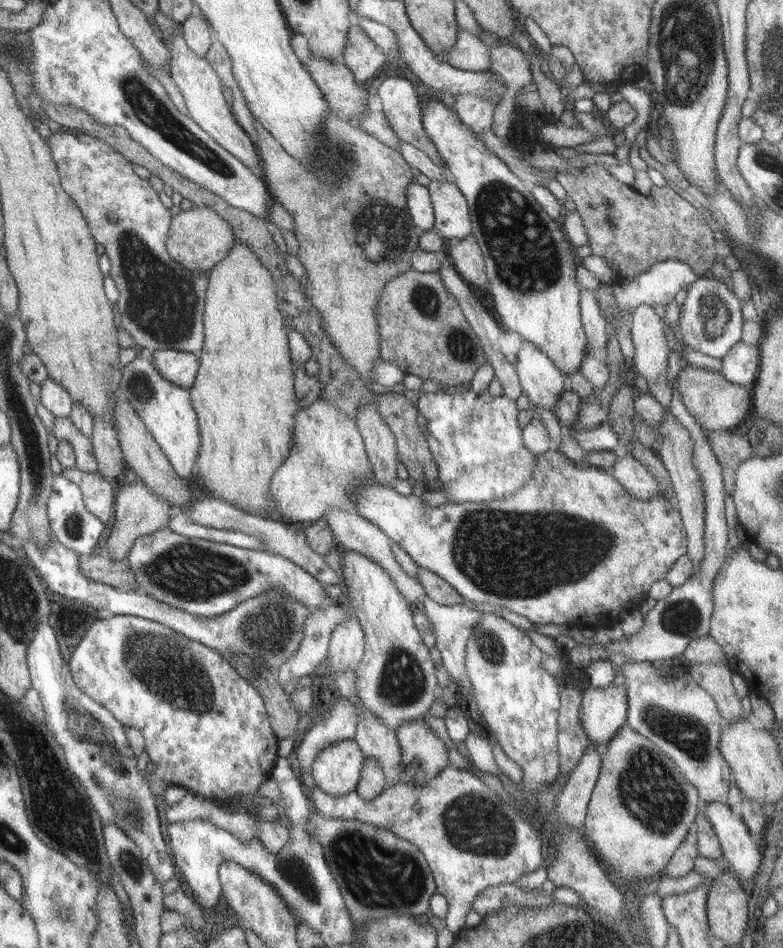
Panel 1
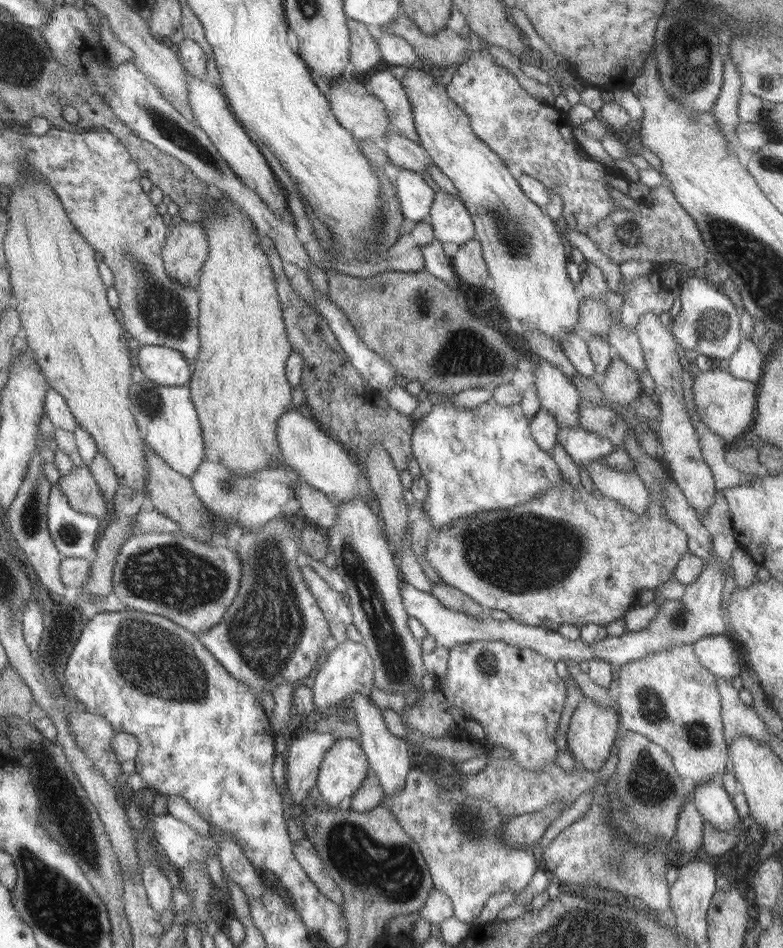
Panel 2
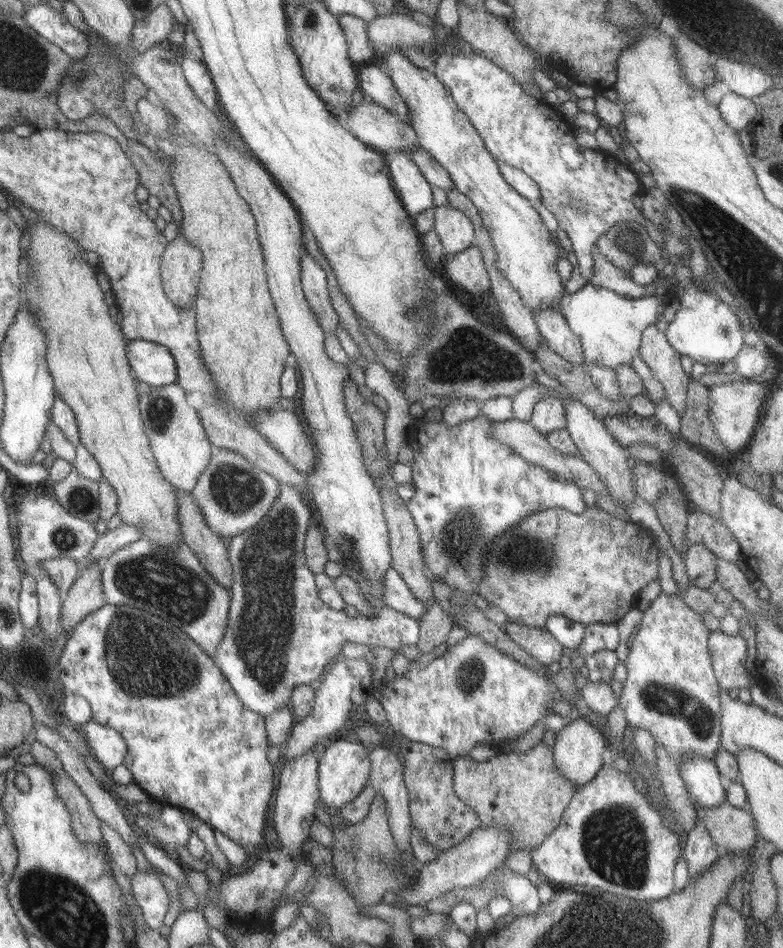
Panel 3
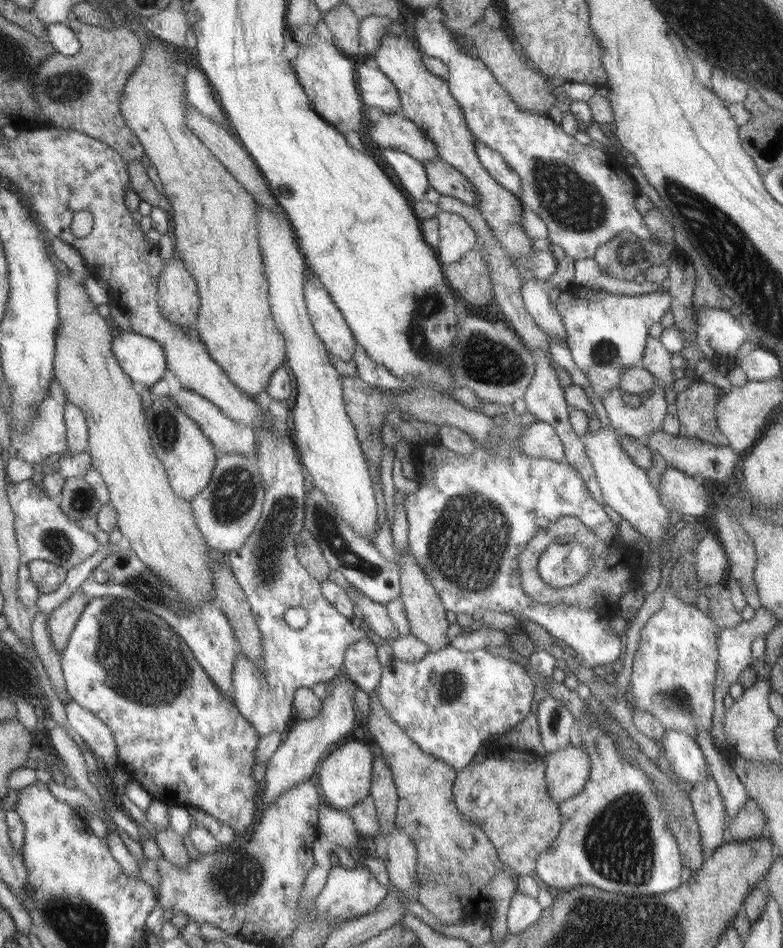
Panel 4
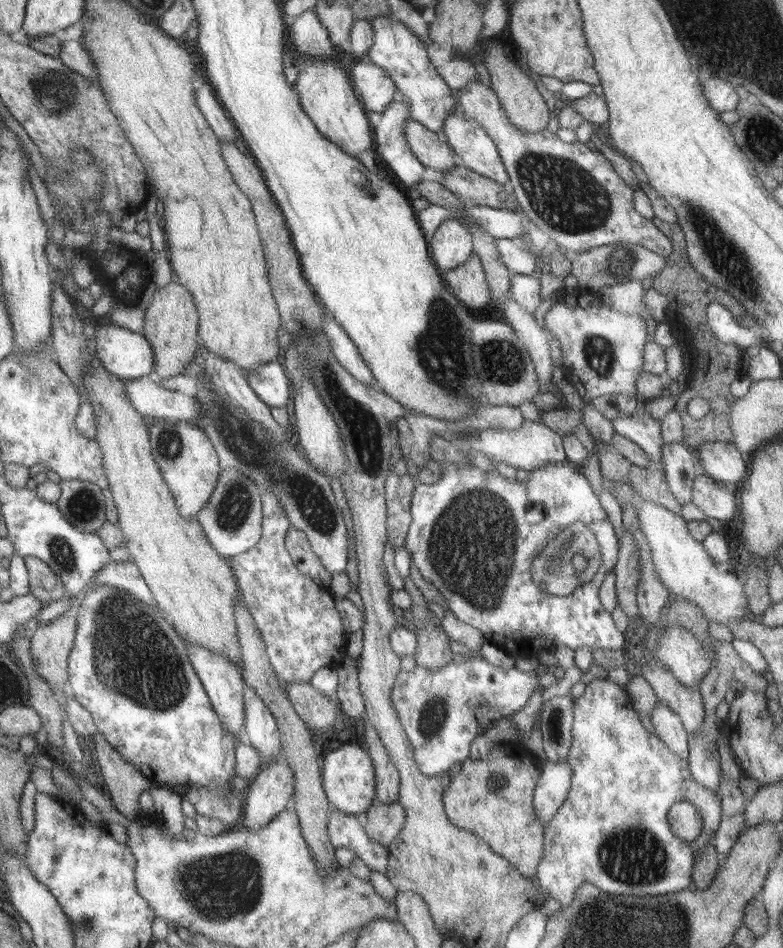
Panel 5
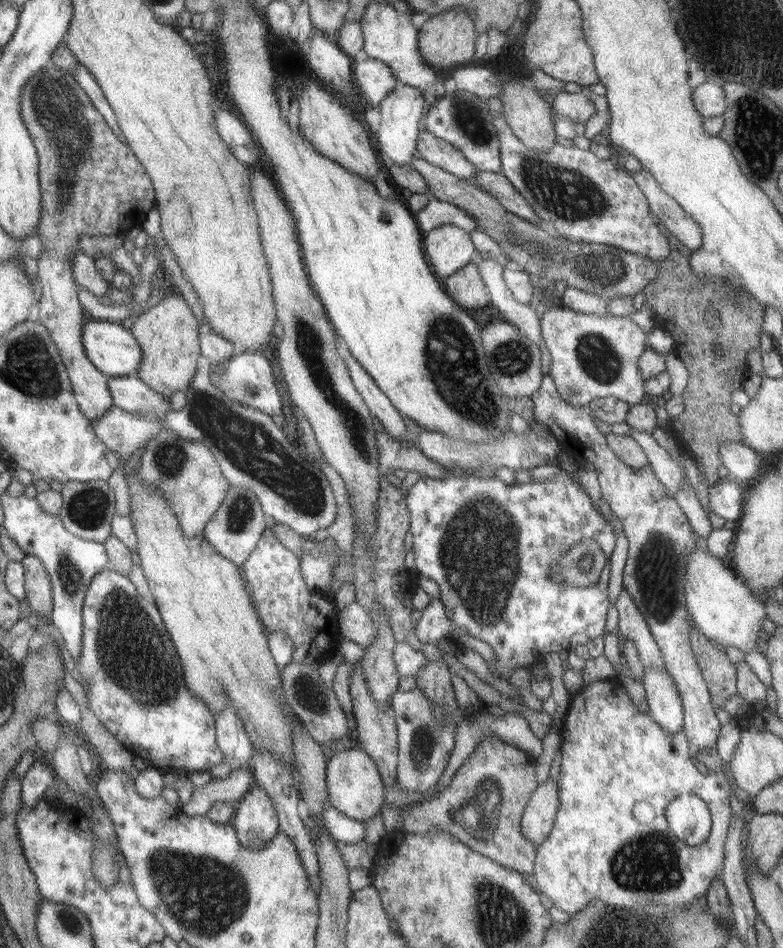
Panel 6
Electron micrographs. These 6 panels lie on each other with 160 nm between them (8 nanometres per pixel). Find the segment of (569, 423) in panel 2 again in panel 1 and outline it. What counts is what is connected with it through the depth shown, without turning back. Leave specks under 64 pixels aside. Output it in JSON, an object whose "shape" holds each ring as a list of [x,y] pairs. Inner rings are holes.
{"shape":[[[523,341],[518,352],[516,370],[523,394],[539,408],[555,410],[565,391],[566,375],[542,351],[532,343]]]}

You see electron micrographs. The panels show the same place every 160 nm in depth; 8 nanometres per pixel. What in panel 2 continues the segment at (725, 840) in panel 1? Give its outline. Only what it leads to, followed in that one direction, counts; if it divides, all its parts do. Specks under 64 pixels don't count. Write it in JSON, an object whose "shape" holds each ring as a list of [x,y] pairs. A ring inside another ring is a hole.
{"shape":[[[709,780],[696,784],[693,801],[706,824],[712,824],[722,832],[741,830],[742,819],[738,815],[732,796],[724,788],[723,783]]]}

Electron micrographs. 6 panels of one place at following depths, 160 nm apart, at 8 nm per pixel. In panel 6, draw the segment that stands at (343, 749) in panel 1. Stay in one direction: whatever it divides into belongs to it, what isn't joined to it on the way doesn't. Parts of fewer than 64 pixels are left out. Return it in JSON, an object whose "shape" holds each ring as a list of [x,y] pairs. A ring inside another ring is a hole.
{"shape":[[[353,749],[341,752],[337,750],[334,753],[334,756],[328,760],[325,770],[330,804],[338,812],[365,824],[380,812],[380,808],[386,802],[383,777],[379,768],[376,768],[375,760],[372,760],[372,757],[362,750]]]}

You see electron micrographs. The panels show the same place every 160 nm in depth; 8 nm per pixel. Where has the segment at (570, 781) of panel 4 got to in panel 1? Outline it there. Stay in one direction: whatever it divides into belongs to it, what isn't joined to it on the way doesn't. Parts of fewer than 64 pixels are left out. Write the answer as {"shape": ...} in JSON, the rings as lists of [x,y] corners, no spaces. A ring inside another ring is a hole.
{"shape":[[[623,686],[586,689],[580,706],[580,725],[592,747],[603,749],[626,724],[628,697]]]}

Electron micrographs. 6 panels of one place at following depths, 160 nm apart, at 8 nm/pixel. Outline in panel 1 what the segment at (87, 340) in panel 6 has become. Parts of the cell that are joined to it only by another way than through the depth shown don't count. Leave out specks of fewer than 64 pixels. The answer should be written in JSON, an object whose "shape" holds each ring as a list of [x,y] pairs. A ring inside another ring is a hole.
{"shape":[[[156,350],[149,352],[156,370],[172,384],[189,388],[199,372],[199,357],[191,352]]]}

